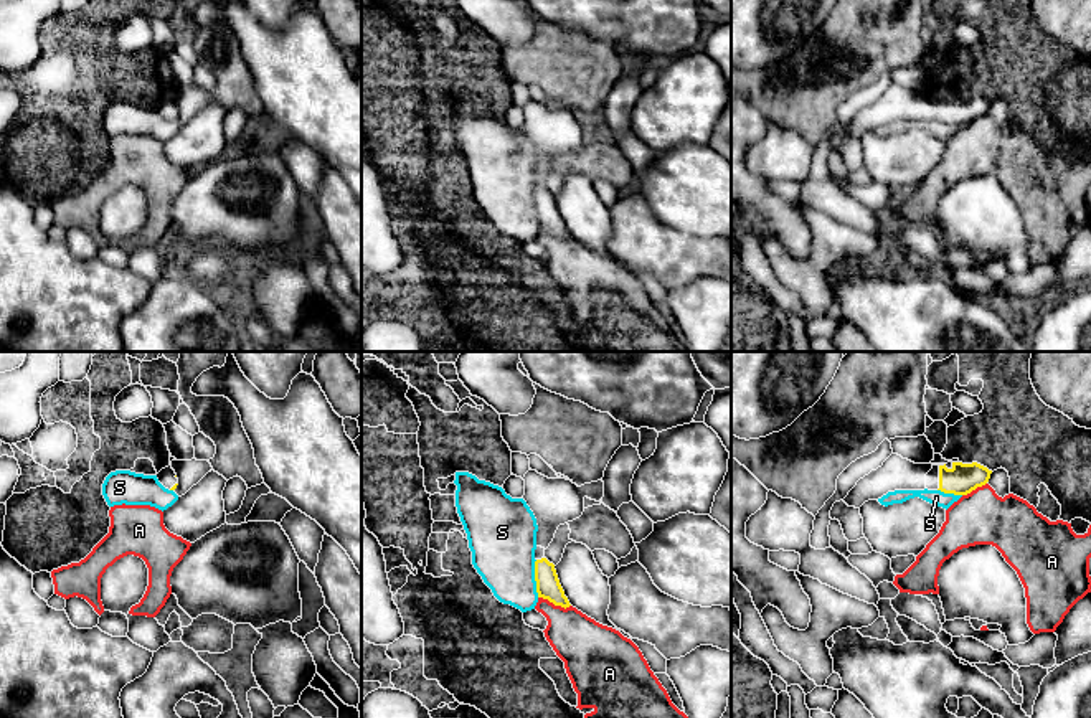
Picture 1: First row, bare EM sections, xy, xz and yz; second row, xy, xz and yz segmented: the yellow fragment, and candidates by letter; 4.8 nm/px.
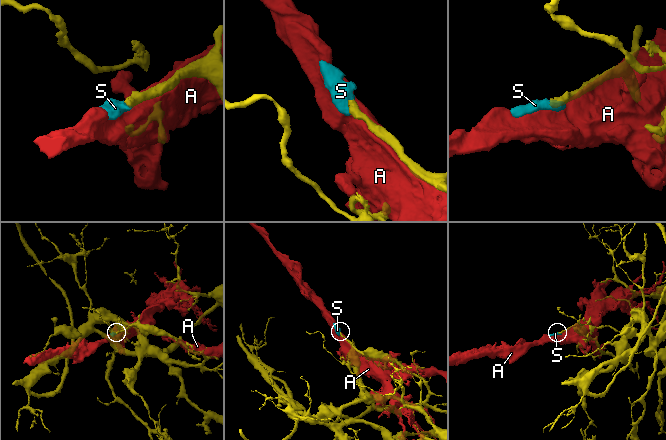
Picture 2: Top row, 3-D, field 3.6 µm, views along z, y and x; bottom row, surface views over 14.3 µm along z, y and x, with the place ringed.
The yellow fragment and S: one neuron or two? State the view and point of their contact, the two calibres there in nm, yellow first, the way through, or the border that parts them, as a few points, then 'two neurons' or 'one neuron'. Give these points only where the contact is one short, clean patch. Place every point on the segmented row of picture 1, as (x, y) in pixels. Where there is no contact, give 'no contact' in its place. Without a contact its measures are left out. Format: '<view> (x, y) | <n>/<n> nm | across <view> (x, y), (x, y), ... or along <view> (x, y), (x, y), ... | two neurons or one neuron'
xz (535, 578) | 120/320 nm | along xz (535, 560), (535, 591), (538, 596) | two neurons

